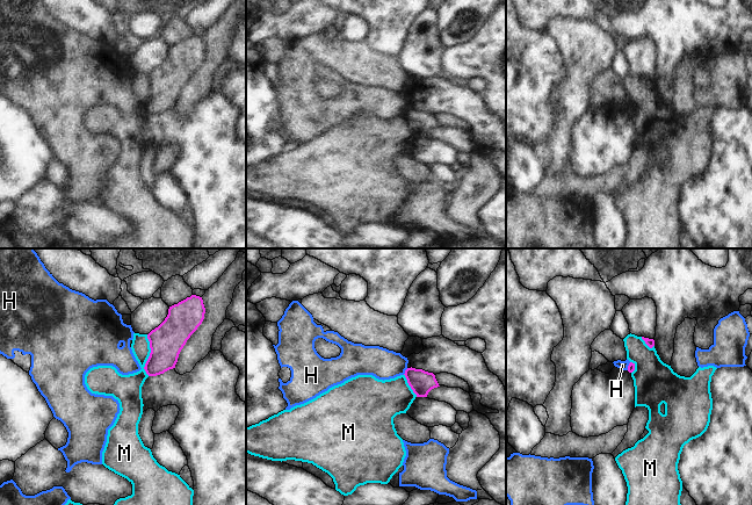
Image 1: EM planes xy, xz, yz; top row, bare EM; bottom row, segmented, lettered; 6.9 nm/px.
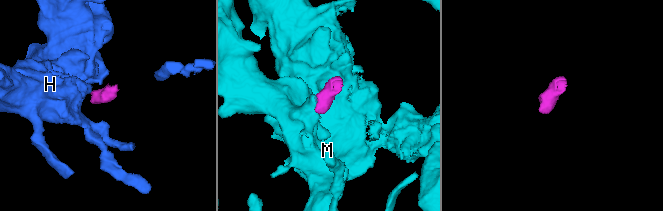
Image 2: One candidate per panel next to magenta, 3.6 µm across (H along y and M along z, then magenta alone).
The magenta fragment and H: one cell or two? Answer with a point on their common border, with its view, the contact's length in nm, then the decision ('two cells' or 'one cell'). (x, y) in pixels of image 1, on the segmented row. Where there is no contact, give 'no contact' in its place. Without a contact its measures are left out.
xz (405, 372) | 60 nm | two cells

